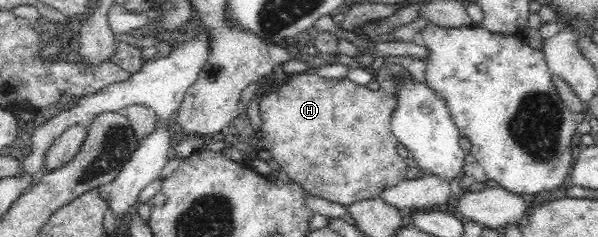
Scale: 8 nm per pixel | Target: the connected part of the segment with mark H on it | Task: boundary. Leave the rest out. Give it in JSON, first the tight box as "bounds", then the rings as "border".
{"bounds":[258,72,408,207],"border":[[[314,72],[292,75],[275,91],[262,95],[258,102],[261,119],[259,133],[261,134],[262,146],[270,152],[271,158],[280,164],[283,174],[300,184],[305,192],[345,207],[361,200],[375,199],[386,188],[392,188],[392,186],[396,186],[396,184],[402,182],[406,174],[406,168],[408,167],[404,161],[405,158],[400,156],[397,151],[399,140],[394,136],[391,129],[391,114],[394,106],[396,106],[394,97],[386,98],[386,94],[382,90],[373,91],[368,89],[366,85],[360,86],[354,84],[348,77],[325,78]]]}

